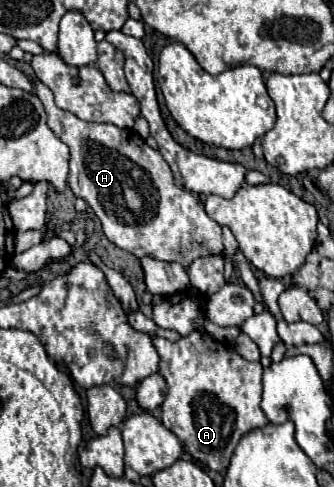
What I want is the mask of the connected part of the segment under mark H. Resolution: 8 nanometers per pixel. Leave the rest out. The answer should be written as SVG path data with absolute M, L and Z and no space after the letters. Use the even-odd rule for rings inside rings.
M38 81L38 83L34 83L34 87L36 87L34 91L36 91L38 99L42 101L42 105L46 109L48 127L60 141L64 141L70 147L68 187L72 189L72 193L76 197L82 197L92 207L92 211L96 213L96 217L102 223L104 235L114 245L136 255L138 259L154 257L158 261L166 261L166 263L180 263L186 271L188 271L188 263L192 263L192 259L198 259L204 255L226 257L220 225L206 215L204 203L200 201L198 195L176 185L168 163L162 159L162 155L156 149L148 147L146 141L138 133L134 133L132 129L118 129L110 123L82 121L74 113L56 107L54 95L48 87L44 87L44 83Z

